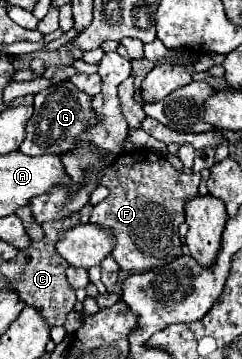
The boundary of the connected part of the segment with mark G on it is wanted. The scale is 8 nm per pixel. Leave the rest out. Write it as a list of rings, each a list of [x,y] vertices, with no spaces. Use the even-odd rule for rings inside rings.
[[[69,80],[61,84],[53,84],[41,90],[39,94],[35,94],[35,102],[33,102],[35,112],[33,112],[33,118],[29,118],[25,126],[27,136],[19,150],[29,156],[65,154],[69,150],[75,150],[79,134],[83,134],[83,130],[87,130],[89,126],[97,124],[97,116],[91,108],[91,100],[93,98],[89,94],[85,94],[83,90],[77,90],[77,86],[73,86],[73,82]]]

